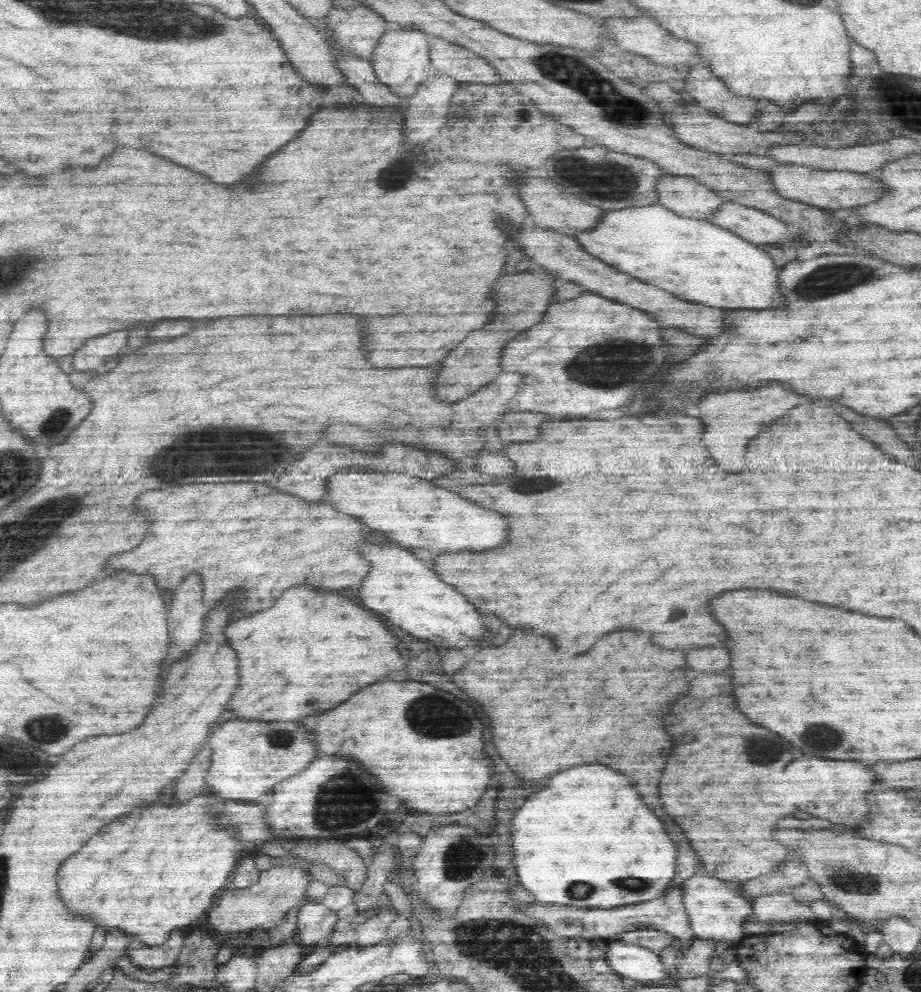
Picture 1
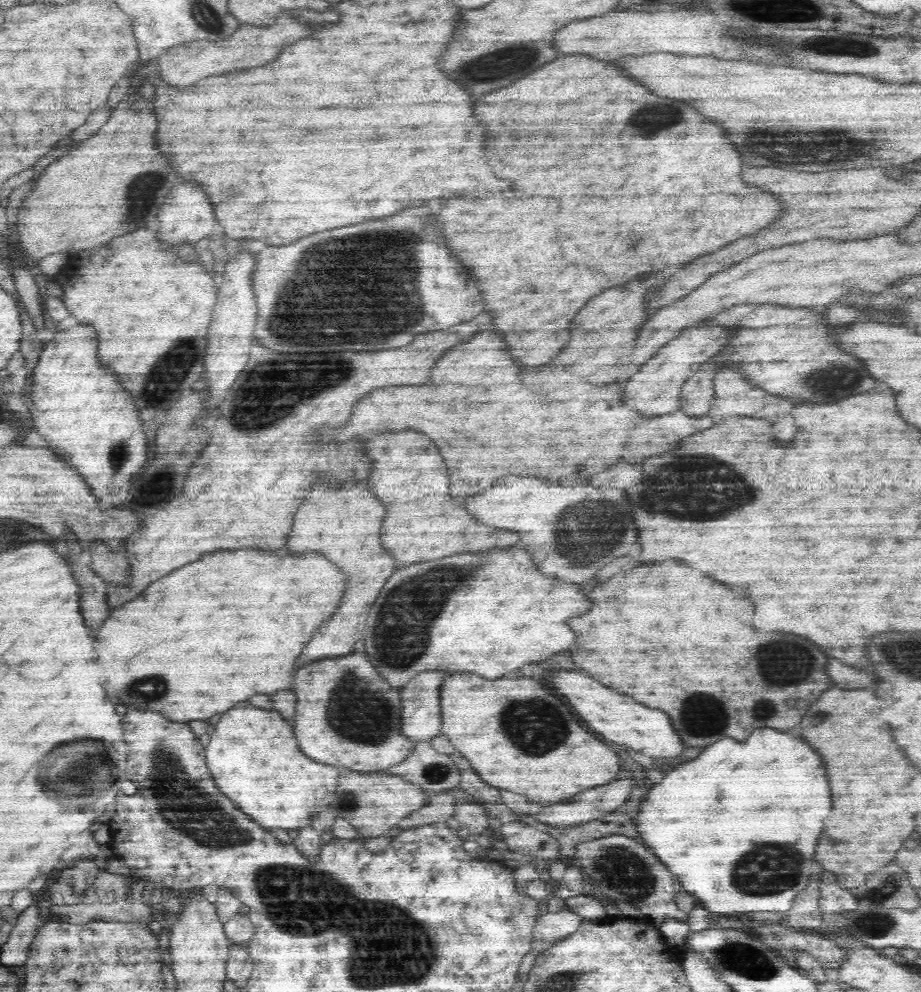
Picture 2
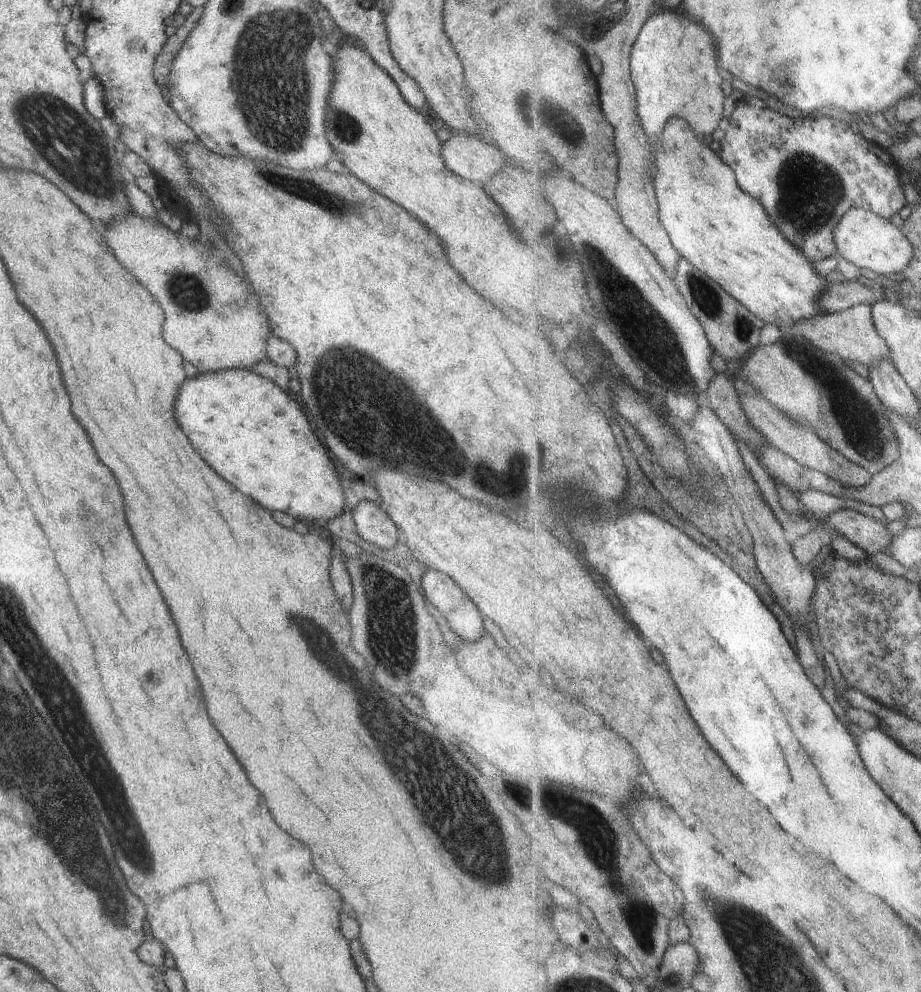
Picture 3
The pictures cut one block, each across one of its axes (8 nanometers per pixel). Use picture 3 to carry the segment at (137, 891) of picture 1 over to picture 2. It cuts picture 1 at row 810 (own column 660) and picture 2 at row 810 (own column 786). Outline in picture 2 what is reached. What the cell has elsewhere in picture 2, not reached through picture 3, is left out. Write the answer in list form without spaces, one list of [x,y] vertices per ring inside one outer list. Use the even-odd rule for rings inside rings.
[[[256,707],[232,708],[223,712],[216,728],[210,730],[210,741],[205,750],[205,764],[216,784],[216,788],[236,804],[240,812],[244,812],[252,823],[274,833],[277,830],[294,830],[311,827],[310,818],[318,812],[331,810],[331,802],[338,789],[339,770],[316,764],[308,760],[292,740],[292,728],[280,720],[276,712]]]

